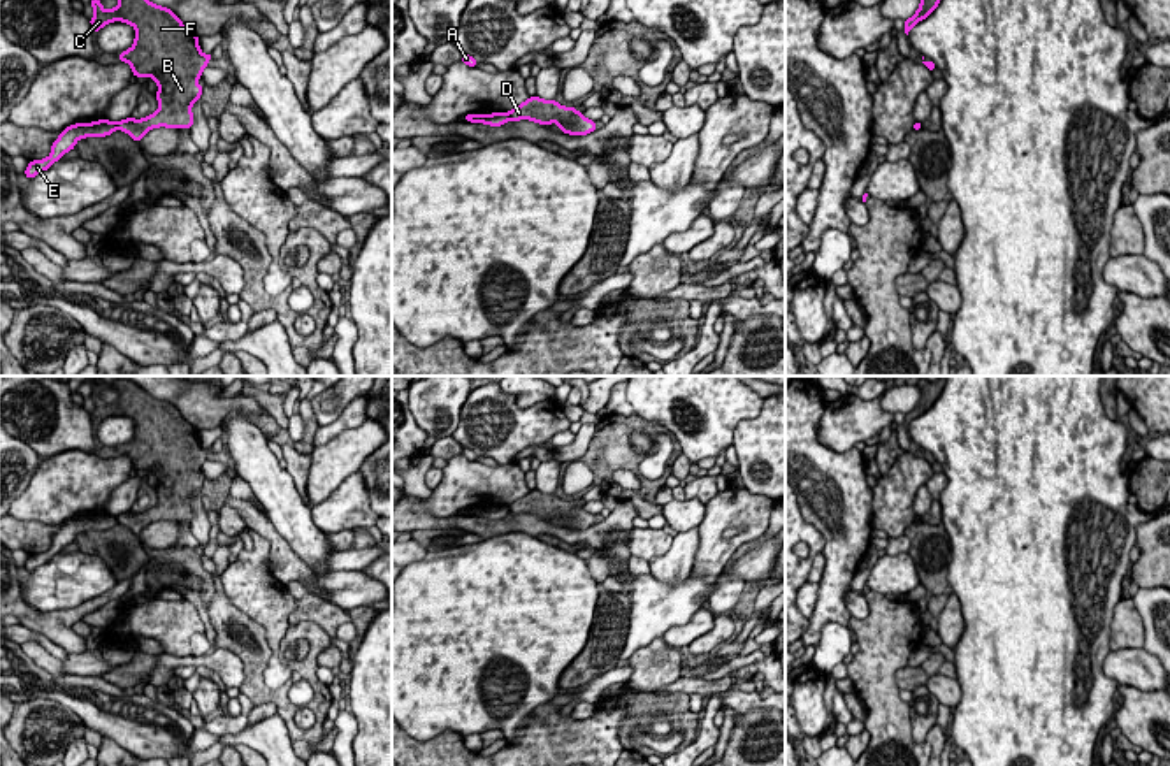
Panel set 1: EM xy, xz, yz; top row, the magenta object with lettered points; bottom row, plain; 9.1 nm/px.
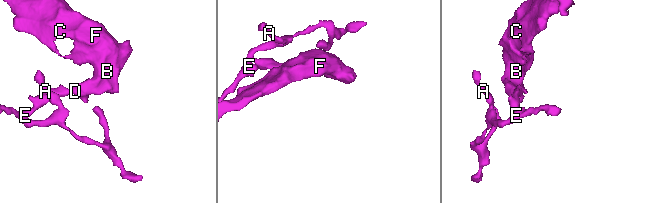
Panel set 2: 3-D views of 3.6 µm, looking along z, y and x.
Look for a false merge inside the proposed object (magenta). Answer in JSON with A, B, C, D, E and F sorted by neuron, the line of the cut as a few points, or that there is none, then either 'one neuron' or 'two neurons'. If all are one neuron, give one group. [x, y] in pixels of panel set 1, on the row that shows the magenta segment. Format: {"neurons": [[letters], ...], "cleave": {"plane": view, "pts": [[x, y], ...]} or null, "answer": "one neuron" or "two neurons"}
{"neurons": [["A", "E"], ["B", "C", "D", "F"]], "cleave": {"plane": "xz", "pts": [[506, 113], [510, 118]]}, "answer": "two neurons"}

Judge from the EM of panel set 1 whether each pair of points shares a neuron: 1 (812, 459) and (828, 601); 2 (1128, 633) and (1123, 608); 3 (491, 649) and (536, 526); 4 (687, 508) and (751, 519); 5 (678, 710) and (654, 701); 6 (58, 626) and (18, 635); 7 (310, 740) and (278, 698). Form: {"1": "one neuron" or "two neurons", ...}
{"1": "one neuron", "2": "one neuron", "3": "two neurons", "4": "two neurons", "5": "one neuron", "6": "two neurons", "7": "one neuron"}

